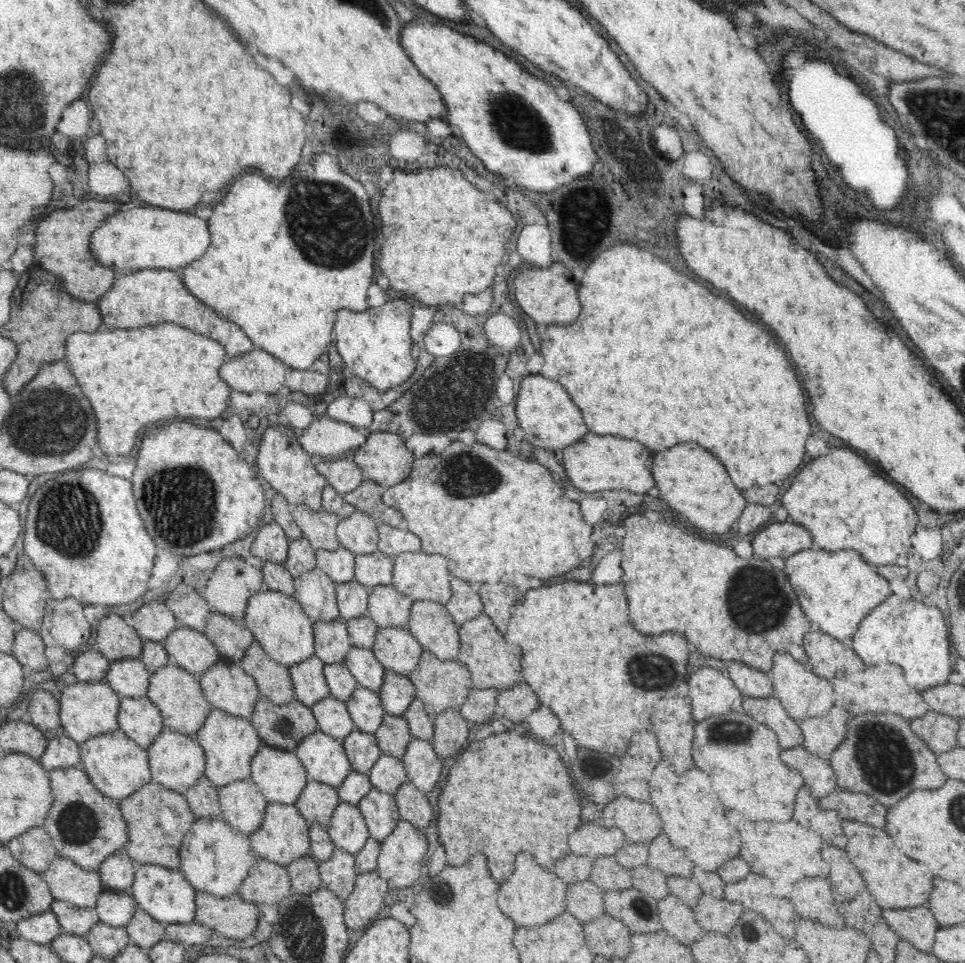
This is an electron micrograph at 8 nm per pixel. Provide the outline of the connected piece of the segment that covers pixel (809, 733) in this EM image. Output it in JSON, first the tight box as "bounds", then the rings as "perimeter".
{"bounds":[800,706,849,759],"perimeter":[[[834,706],[828,710],[827,714],[800,722],[800,730],[803,733],[802,746],[828,759],[847,736],[848,718],[849,715],[844,709]]]}

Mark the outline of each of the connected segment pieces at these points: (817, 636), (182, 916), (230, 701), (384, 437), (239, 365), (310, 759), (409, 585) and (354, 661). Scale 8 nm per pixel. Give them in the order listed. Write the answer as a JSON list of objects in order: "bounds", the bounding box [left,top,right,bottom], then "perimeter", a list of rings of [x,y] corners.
[{"bounds":[802,632,846,680],"perimeter":[[[824,632],[804,634],[802,645],[808,653],[808,665],[818,676],[832,680],[838,670],[844,669],[846,660],[846,646]]]},{"bounds":[131,864,197,925],"perimeter":[[[137,864],[134,874],[131,896],[134,897],[138,908],[165,925],[184,925],[194,922],[197,890],[186,881],[181,870],[169,869],[160,865]]]},{"bounds":[197,661,261,719],"perimeter":[[[218,661],[197,677],[213,708],[250,719],[261,696],[254,677],[246,673],[240,664],[227,666]]]},{"bounds":[355,432,414,488],"perimeter":[[[390,432],[370,433],[362,447],[356,450],[355,464],[362,470],[364,479],[370,479],[386,488],[398,485],[408,479],[414,463],[414,454],[406,448],[404,440]]]},{"bounds":[218,348,290,394],"perimeter":[[[257,348],[226,360],[218,375],[231,389],[247,394],[268,393],[268,388],[280,388],[290,368],[285,362]]]},{"bounds":[295,730,353,787],"perimeter":[[[320,730],[305,737],[295,753],[306,769],[308,780],[315,780],[337,787],[353,770],[342,742]]]},{"bounds":[392,551,453,605],"perimeter":[[[424,551],[400,553],[393,558],[394,570],[392,570],[392,585],[404,594],[416,601],[436,601],[445,605],[453,596],[450,586],[448,563],[444,555],[430,554]]]},{"bounds":[344,645,386,693],"perimeter":[[[351,645],[344,658],[344,663],[358,681],[359,687],[378,693],[380,686],[384,684],[386,669],[371,650]]]}]

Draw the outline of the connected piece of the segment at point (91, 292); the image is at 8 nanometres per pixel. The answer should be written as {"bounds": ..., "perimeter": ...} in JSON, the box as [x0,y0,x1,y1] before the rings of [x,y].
{"bounds":[32,199,116,303],"perimeter":[[[90,199],[44,216],[38,224],[36,240],[32,244],[35,252],[34,264],[54,275],[59,282],[58,287],[64,289],[70,297],[96,303],[102,294],[106,294],[112,288],[116,272],[93,258],[90,251],[90,236],[116,211],[116,204]]]}

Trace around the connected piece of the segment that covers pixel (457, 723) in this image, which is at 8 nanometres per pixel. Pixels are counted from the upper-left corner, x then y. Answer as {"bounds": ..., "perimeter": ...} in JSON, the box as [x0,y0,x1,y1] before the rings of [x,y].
{"bounds":[431,710,470,759],"perimeter":[[[446,710],[432,716],[434,737],[431,743],[440,759],[456,757],[466,744],[470,732],[461,710]]]}

